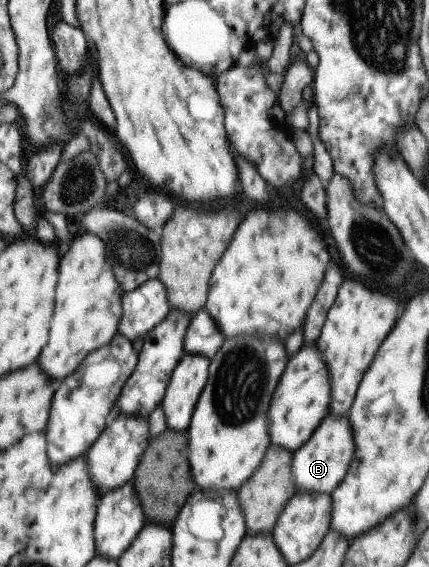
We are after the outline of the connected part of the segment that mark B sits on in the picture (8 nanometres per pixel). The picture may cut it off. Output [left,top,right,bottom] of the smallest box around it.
[293,412,355,495]

